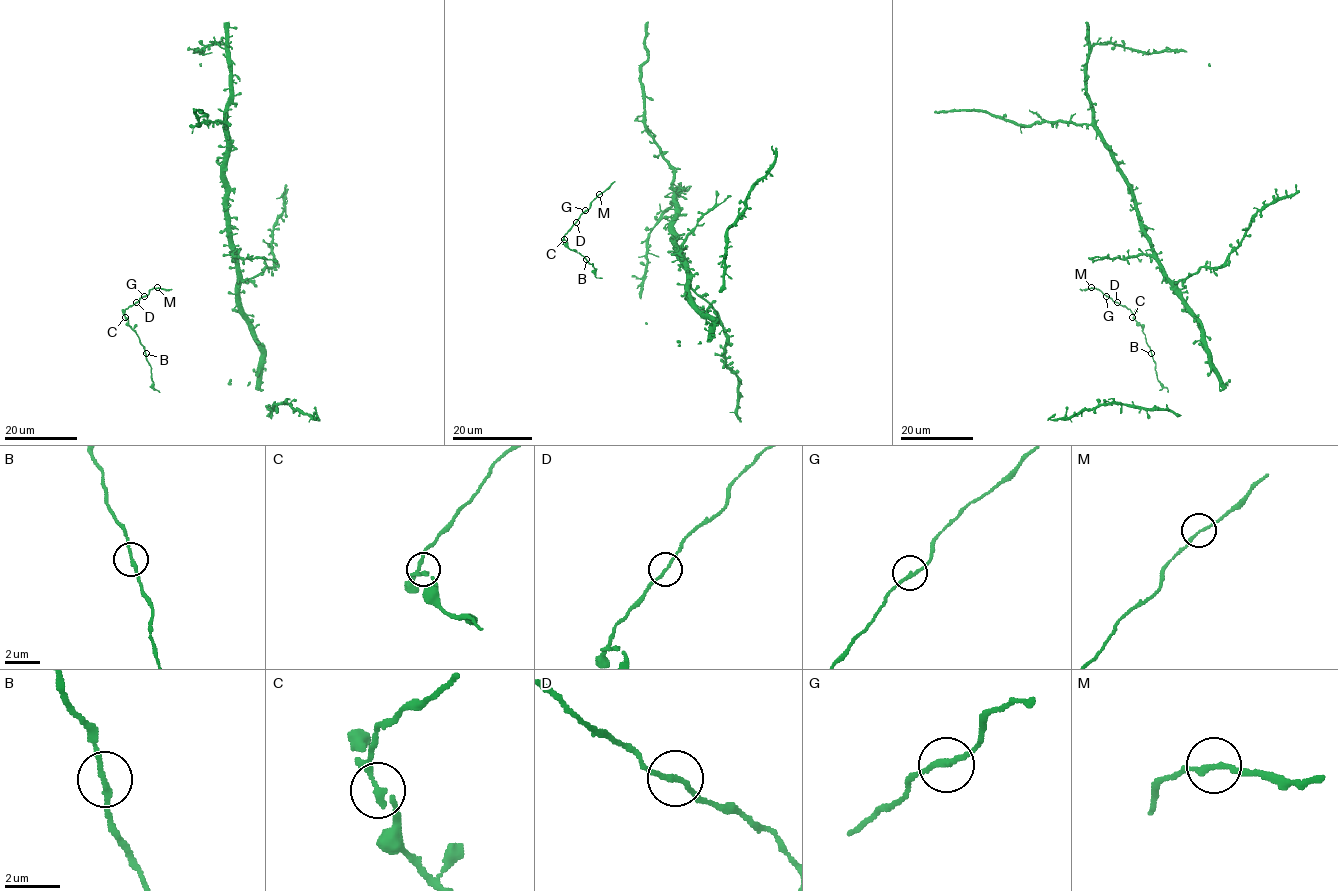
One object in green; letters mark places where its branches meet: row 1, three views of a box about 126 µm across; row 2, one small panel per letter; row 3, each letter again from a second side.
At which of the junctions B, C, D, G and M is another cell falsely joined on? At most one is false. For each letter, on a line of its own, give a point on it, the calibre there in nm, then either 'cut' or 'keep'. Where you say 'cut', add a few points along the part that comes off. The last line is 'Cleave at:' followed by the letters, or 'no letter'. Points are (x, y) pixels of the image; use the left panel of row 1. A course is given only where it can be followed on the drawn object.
B: at (146, 353); 180 nm thick; keep
C: at (125, 317); 190 nm thick; keep
D: at (136, 302); 160 nm thick; keep
G: at (144, 296); 190 nm thick; keep
M: at (157, 287); 170 nm thick; keep
Cleave at: no letter

